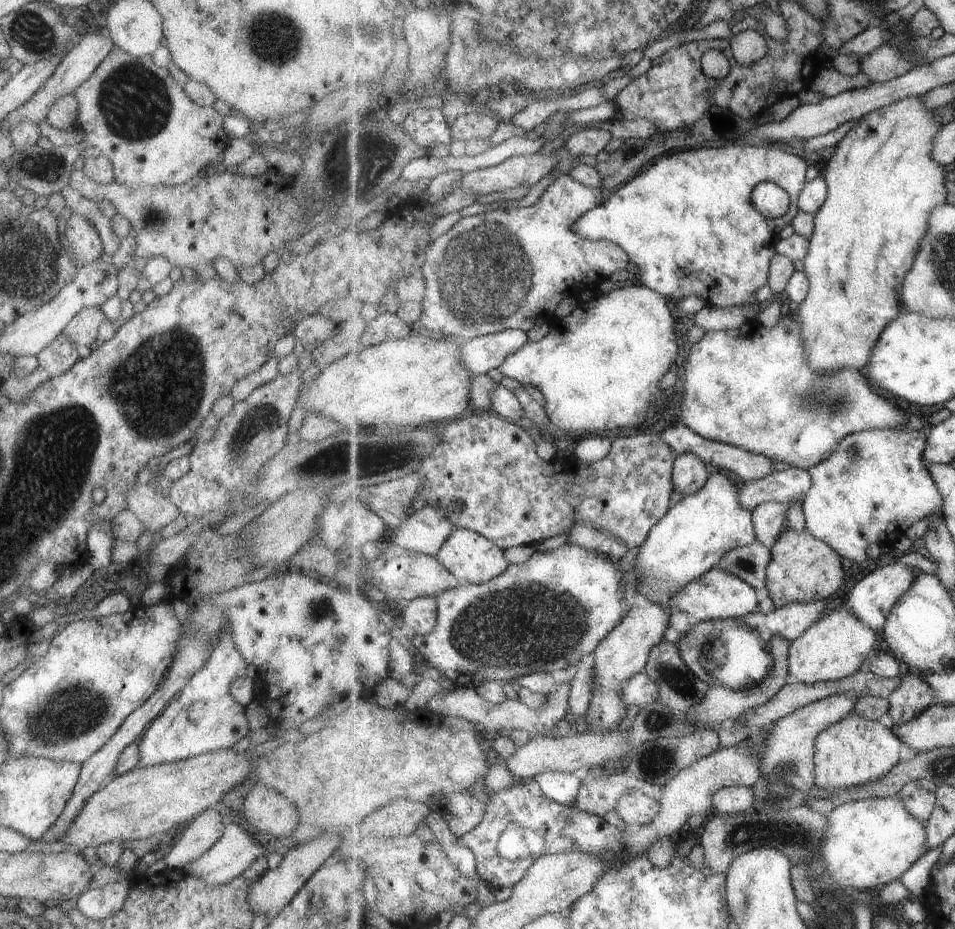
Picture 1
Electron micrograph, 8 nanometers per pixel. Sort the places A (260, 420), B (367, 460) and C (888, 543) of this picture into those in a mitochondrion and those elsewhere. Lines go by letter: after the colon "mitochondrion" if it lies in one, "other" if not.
A: mitochondrion
B: mitochondrion
C: other

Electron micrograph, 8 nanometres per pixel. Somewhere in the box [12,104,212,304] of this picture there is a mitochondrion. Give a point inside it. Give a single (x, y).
(40, 166)

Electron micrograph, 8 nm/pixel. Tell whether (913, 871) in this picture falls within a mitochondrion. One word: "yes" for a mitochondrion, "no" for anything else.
no

